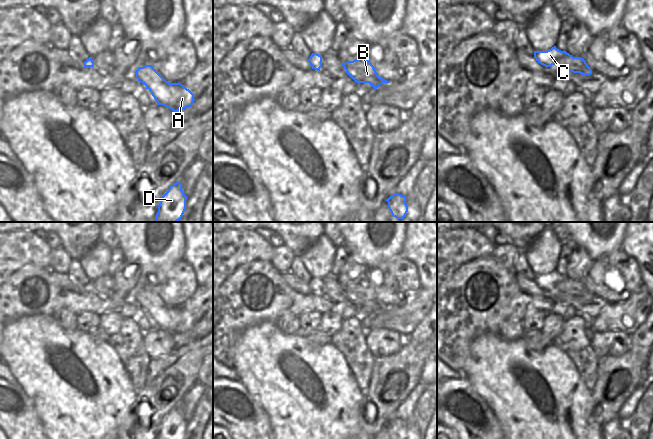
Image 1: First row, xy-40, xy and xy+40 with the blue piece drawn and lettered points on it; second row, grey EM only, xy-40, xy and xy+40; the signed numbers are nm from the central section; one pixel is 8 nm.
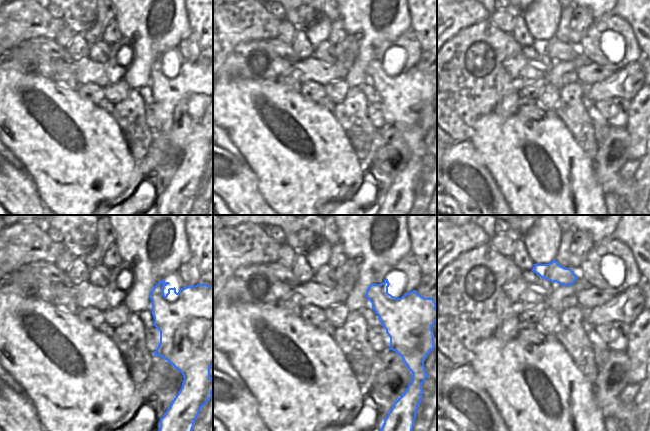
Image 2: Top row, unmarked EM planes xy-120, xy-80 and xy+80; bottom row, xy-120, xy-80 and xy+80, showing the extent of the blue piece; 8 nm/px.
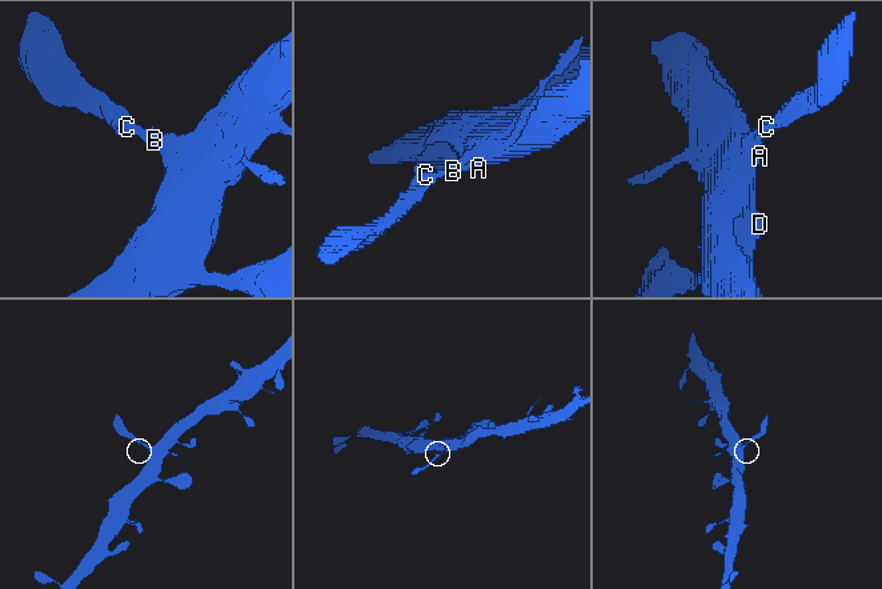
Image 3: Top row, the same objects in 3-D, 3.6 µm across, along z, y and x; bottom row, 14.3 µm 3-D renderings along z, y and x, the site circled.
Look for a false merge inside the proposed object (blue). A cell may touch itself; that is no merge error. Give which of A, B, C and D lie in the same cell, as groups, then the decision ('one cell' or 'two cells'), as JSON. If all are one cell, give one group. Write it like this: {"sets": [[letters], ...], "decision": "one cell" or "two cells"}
{"sets": [["A", "B", "C", "D"]], "decision": "one cell"}

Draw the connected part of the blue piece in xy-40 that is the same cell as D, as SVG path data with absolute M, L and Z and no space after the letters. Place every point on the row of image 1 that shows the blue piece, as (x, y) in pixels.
M179 181L171 185L159 203L156 222L178 222L186 210L187 198Z

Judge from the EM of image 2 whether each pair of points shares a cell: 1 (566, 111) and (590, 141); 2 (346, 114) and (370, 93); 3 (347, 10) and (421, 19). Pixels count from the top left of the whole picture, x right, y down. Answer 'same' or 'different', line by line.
1: same
2: different
3: different

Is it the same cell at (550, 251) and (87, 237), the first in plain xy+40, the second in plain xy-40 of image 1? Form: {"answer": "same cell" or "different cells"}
{"answer": "different cells"}

